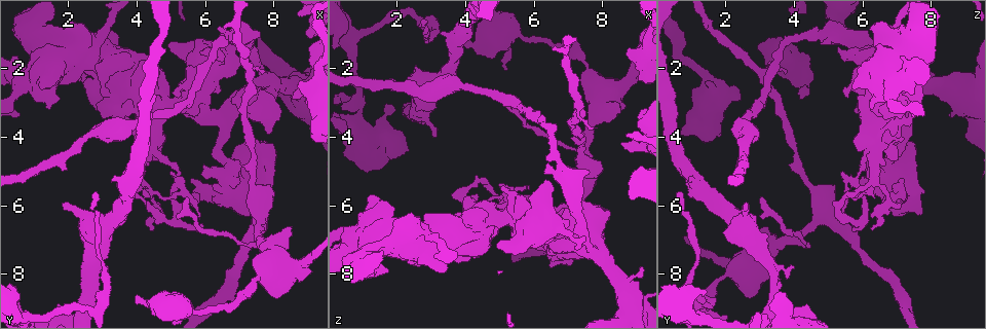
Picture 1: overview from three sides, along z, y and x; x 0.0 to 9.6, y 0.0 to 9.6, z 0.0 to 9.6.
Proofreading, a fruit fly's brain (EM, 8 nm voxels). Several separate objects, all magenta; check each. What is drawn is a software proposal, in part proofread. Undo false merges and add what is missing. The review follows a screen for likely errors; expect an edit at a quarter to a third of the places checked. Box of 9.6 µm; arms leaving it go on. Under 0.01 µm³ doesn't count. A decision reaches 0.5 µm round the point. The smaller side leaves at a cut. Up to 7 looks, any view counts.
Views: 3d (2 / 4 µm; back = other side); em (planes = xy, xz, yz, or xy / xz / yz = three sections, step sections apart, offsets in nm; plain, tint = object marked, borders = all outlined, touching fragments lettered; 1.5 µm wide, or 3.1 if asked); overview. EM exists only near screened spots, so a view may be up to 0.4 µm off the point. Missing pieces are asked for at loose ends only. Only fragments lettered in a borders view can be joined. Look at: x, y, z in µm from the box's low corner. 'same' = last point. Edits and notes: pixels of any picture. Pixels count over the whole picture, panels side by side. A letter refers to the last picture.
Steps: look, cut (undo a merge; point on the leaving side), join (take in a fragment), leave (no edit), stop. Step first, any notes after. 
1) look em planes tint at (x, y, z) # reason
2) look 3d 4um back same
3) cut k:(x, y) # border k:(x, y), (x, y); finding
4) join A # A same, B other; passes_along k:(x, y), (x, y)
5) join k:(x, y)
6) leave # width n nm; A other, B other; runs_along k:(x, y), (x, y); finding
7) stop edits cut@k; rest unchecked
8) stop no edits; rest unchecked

look em xz step 4 borders at (1.85, 5.95, 2.65) # free end

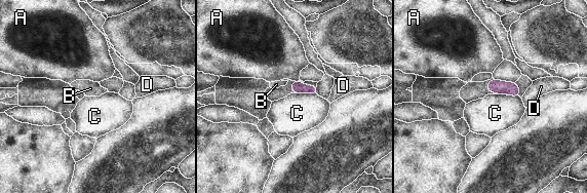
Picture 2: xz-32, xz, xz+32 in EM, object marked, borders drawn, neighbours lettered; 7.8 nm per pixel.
leave # A other, B other, C other, D other; border 2:(295, 92), (314, 92), (316, 94); no lettered fragment goes on from it

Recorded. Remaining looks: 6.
look 3d 2um at (3.05, 7.75, 3.95) # free end

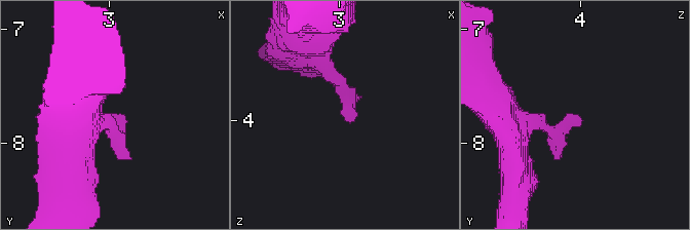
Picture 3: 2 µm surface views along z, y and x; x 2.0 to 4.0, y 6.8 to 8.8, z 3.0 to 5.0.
look em planes borders at (2.98, 7.74, 3.90)

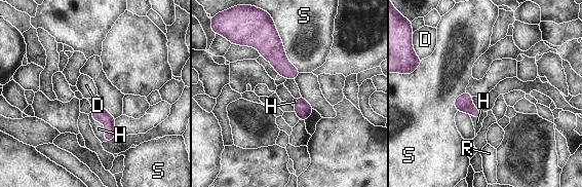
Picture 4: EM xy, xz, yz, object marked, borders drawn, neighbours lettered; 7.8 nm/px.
join H # longest_contact S 340 nm; D other, H same, R other, S other; it goes on there

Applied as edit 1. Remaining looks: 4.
look em planes plain at (5.85, 9.15, 1.15) # calibre changes

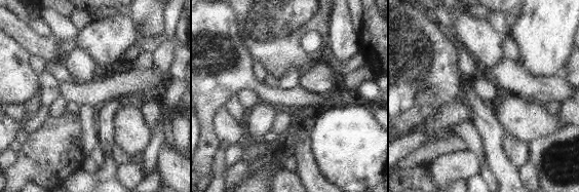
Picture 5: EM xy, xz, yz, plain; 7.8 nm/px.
look em planes borders same # see the neighbours

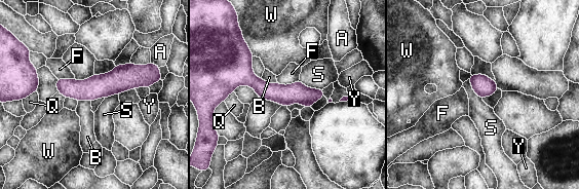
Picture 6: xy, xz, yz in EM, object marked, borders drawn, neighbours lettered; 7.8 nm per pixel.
leave # longest_contact S 200 nm; A other, B other, F other, Q other, S other, W other, Y other; border 6:(261, 78), (267, 82), (277, 83); all the same neuron

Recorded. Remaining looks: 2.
stop edits join@4; rest unchecked

